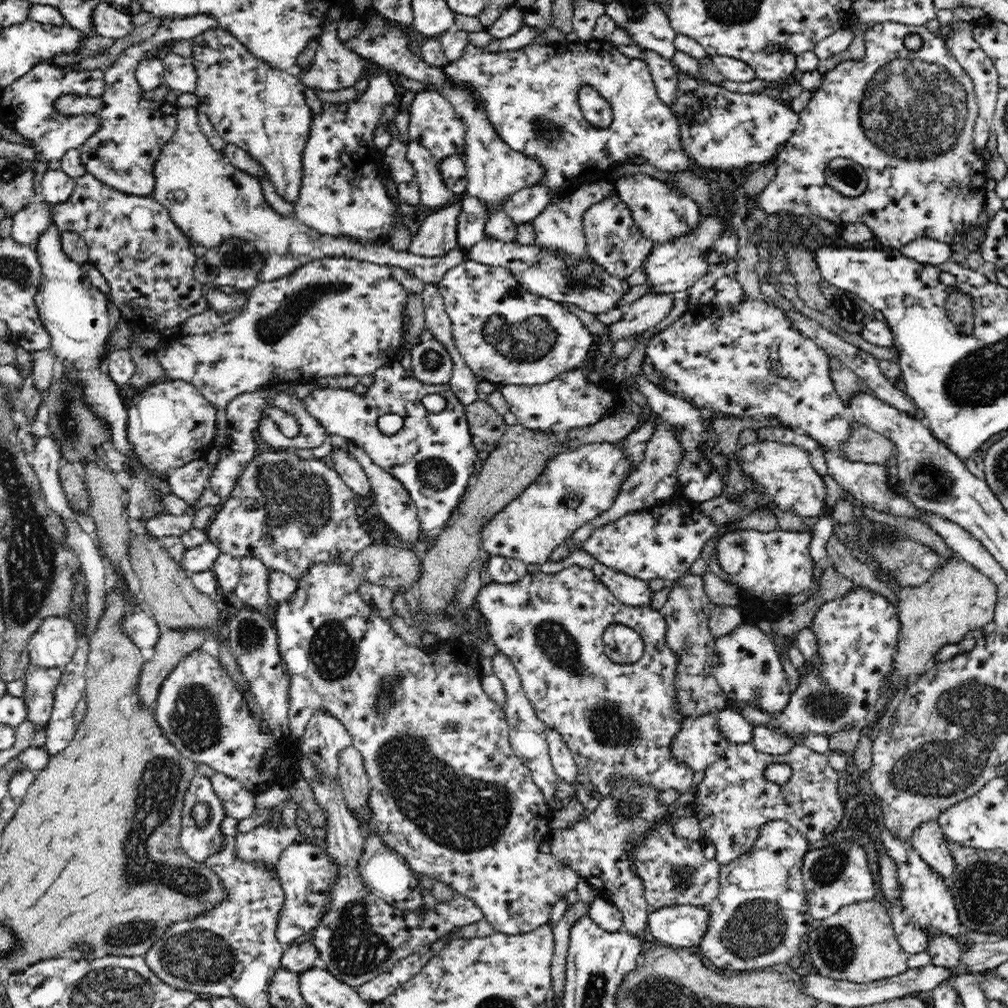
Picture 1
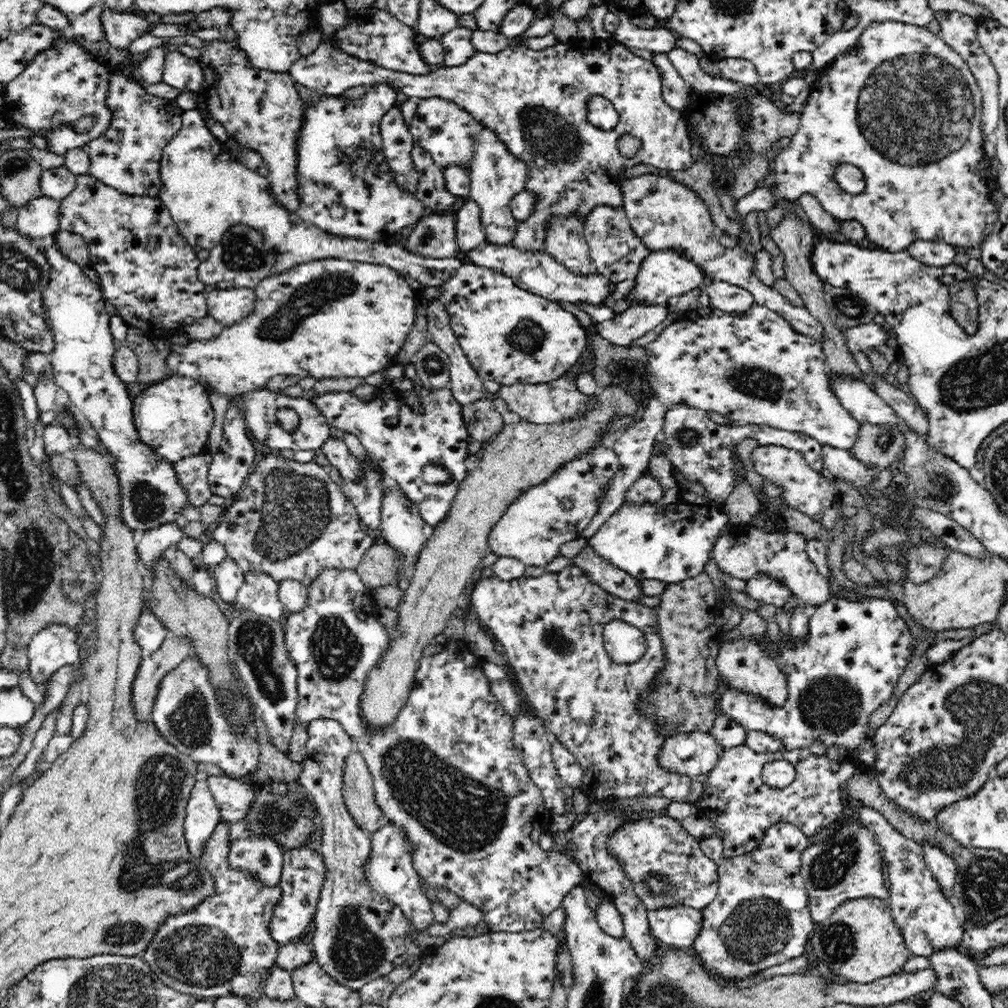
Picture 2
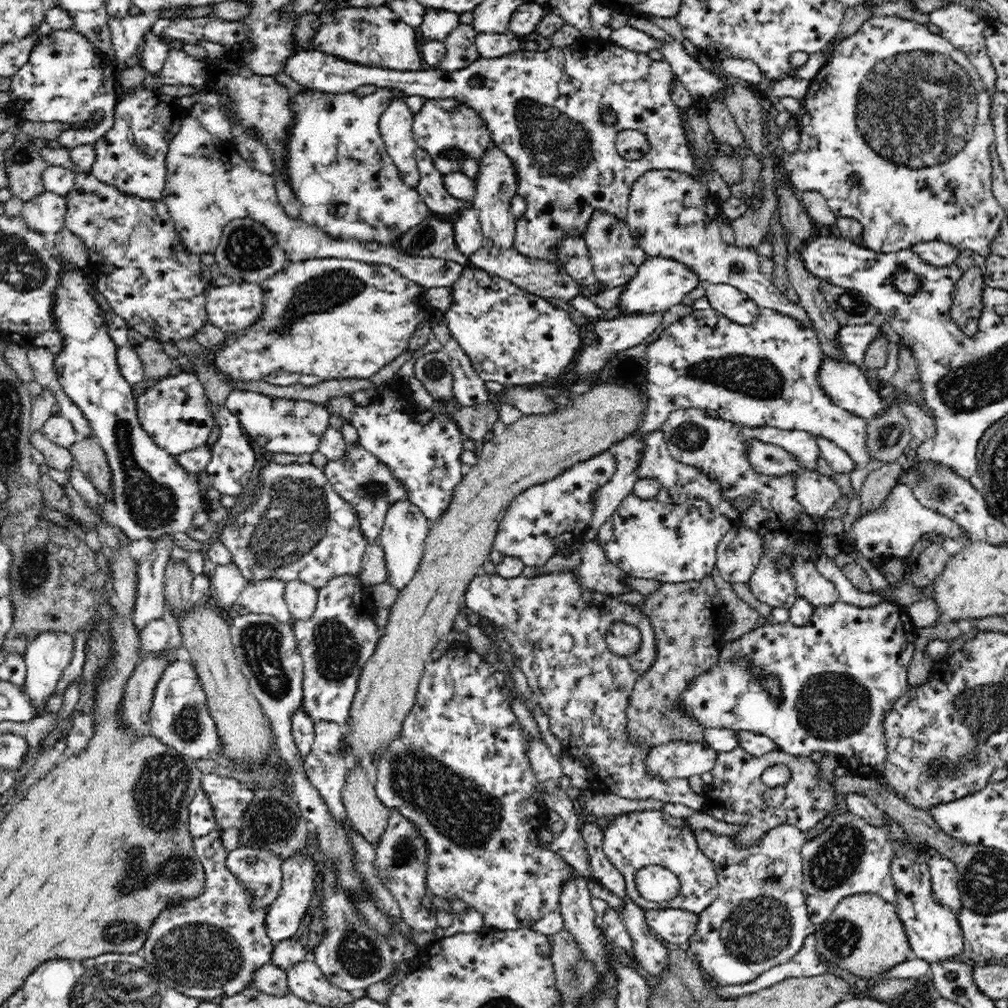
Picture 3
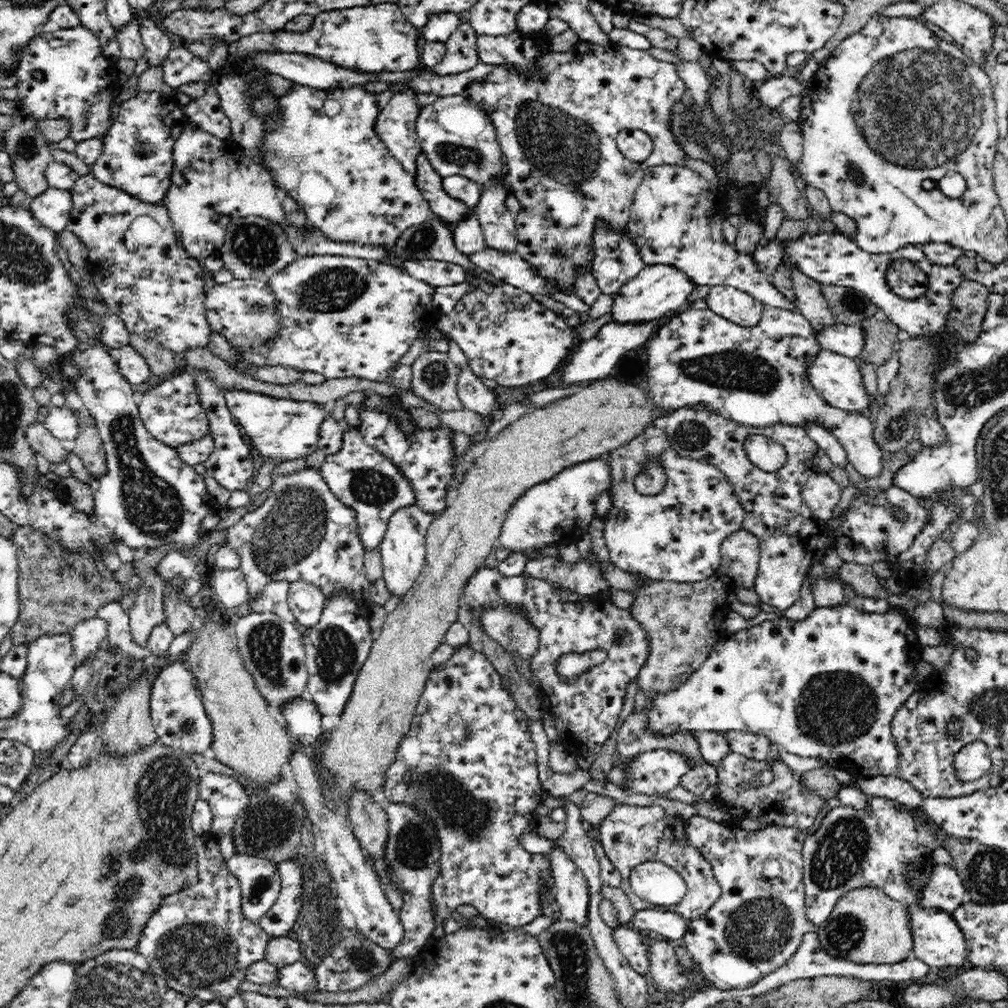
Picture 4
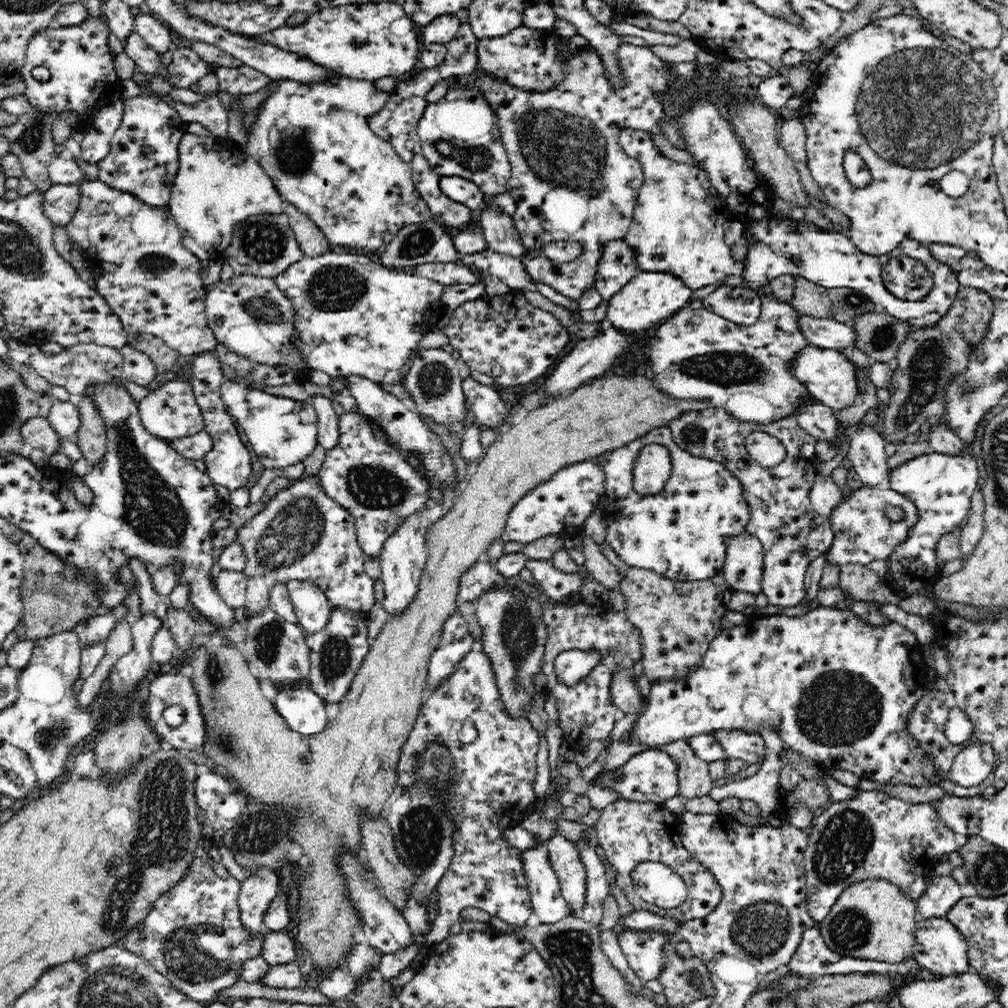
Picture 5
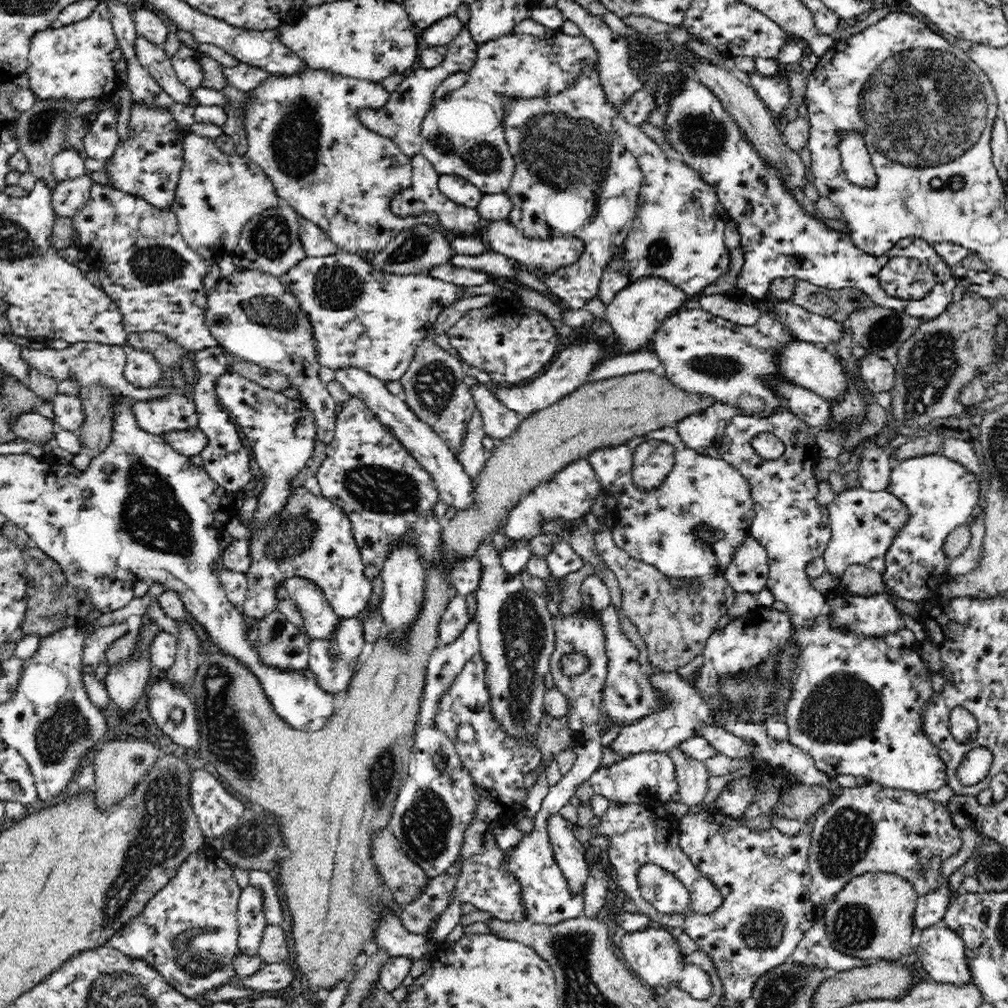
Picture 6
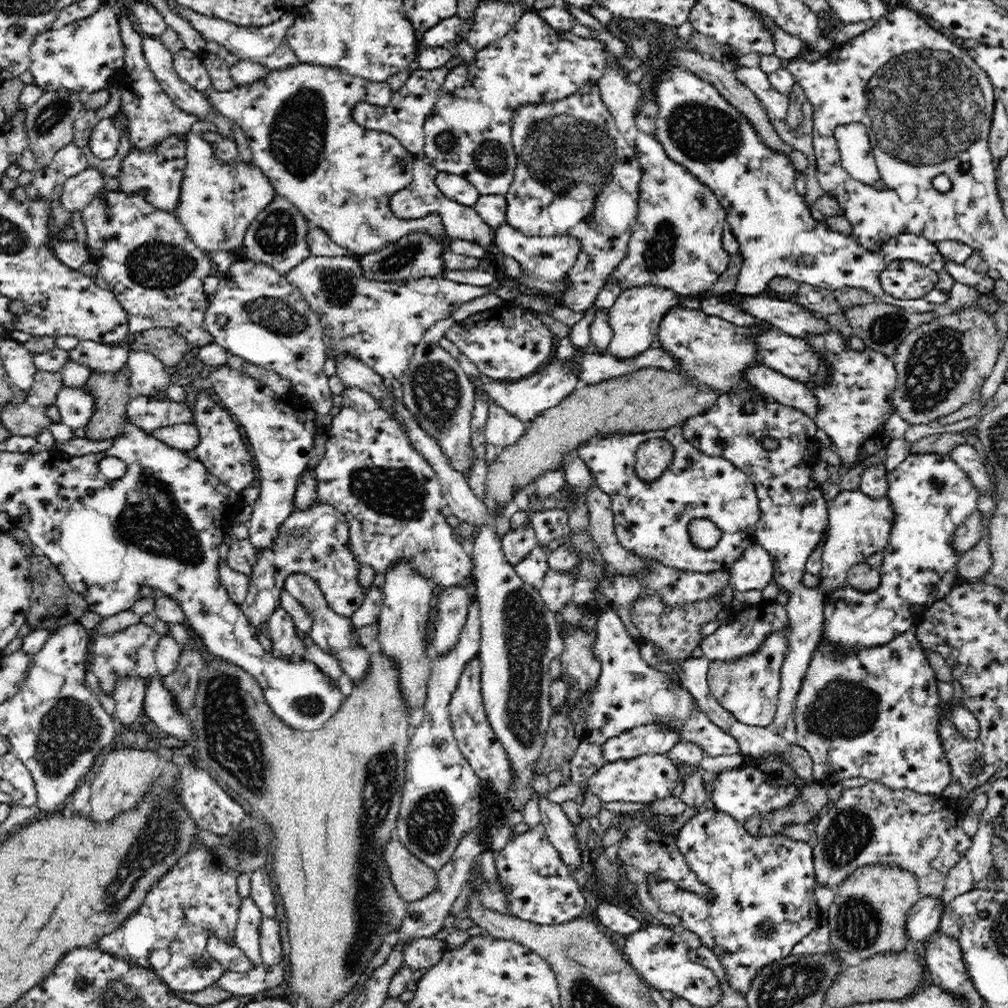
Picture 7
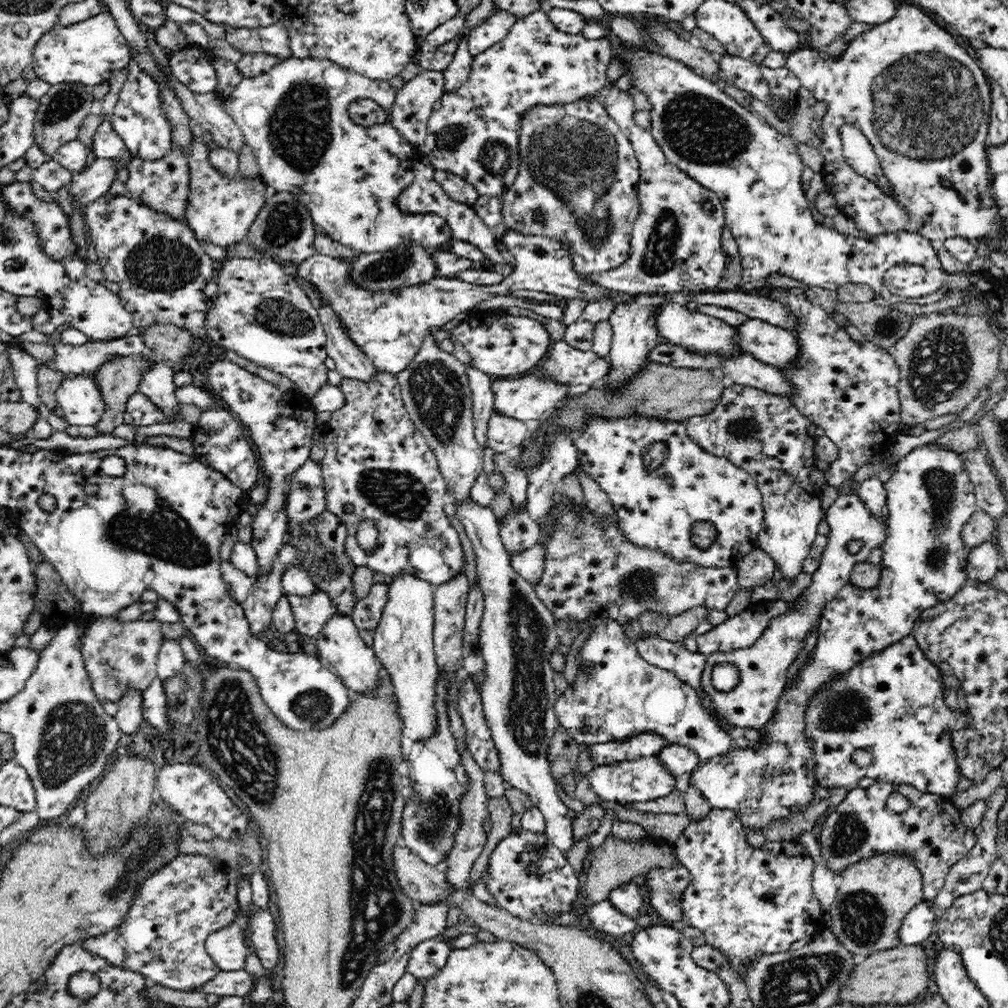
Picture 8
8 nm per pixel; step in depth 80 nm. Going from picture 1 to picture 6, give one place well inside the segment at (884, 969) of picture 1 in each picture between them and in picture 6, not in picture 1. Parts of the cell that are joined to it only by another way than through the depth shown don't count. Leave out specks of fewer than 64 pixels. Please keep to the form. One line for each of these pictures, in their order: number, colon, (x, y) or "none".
2: (860, 942)
3: (863, 935)
4: (867, 926)
5: (873, 919)
6: (871, 918)

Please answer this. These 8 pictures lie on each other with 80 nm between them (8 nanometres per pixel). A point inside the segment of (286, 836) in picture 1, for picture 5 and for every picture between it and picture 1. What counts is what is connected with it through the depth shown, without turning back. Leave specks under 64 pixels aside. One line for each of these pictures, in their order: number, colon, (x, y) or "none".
2: (262, 856)
3: (260, 871)
4: (259, 879)
5: (261, 887)

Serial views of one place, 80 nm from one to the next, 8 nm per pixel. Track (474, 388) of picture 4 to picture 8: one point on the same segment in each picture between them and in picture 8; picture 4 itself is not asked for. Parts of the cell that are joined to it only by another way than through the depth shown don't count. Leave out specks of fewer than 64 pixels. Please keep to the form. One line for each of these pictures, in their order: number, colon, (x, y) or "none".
5: (485, 403)
6: (499, 421)
7: (502, 429)
8: (504, 434)

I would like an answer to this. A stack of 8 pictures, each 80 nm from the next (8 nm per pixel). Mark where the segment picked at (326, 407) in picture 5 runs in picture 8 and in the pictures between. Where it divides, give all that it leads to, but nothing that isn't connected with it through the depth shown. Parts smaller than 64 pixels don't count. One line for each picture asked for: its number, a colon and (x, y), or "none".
6: (252, 316)
7: (256, 313)
8: (262, 313)

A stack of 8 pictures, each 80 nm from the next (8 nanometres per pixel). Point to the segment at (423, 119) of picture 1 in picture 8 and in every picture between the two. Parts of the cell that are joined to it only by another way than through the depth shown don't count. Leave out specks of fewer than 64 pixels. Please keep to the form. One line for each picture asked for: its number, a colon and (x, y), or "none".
2: (445, 131)
3: (455, 137)
4: (456, 135)
5: (459, 134)
6: (463, 134)
7: (468, 133)
8: (473, 132)

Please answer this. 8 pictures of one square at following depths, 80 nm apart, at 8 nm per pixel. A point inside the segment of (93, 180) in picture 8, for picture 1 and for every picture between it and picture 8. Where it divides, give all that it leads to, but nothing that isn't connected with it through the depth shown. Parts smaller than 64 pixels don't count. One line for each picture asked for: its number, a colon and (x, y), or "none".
1: (30, 223)
2: (38, 219)
3: (45, 213)
4: (52, 208)
5: (60, 202)
6: (68, 196)
7: (78, 190)

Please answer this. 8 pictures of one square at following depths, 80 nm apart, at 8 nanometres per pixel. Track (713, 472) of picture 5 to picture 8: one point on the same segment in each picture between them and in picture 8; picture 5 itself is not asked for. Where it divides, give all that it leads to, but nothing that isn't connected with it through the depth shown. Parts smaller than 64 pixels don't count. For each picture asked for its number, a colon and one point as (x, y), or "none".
6: (657, 527)
7: (651, 518)
8: (656, 509)

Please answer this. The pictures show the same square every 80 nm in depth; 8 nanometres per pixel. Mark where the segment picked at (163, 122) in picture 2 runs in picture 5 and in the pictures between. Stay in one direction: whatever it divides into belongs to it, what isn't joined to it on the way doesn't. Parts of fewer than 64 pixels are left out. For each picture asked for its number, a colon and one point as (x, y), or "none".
3: (131, 156)
4: (137, 150)
5: (144, 158)

